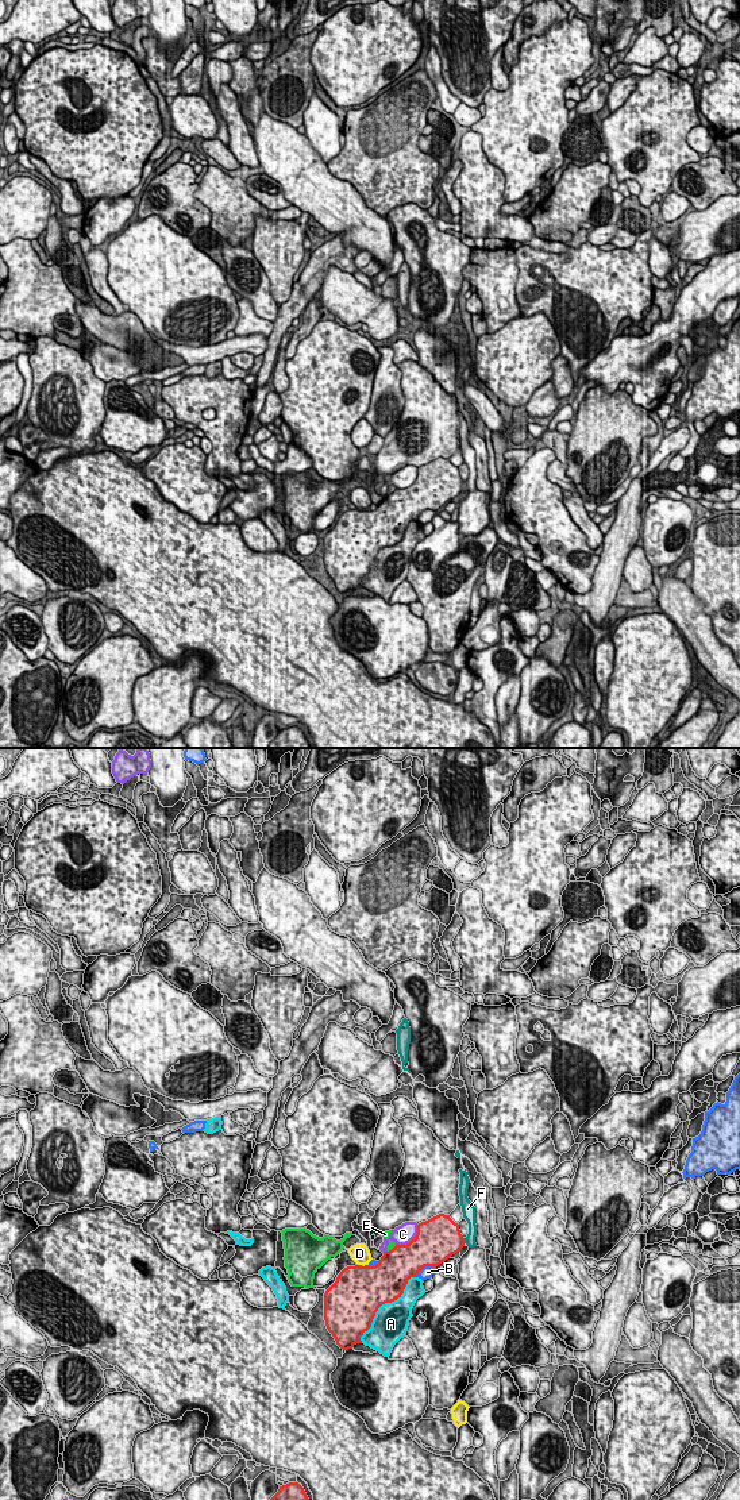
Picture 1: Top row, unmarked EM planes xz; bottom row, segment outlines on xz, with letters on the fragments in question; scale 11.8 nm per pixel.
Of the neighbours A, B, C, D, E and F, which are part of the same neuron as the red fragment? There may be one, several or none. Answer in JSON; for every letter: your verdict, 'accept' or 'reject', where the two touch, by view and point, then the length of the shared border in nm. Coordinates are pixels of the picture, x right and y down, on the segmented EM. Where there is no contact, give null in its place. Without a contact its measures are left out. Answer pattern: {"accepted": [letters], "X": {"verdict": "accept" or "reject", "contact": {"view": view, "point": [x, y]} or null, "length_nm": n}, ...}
{"accepted": [], "A": {"verdict": "reject", "contact": {"view": "xz", "point": [384, 1303]}, "length_nm": 1050}, "B": {"verdict": "reject", "contact": {"view": "xz", "point": [424, 1265]}, "length_nm": 260}, "C": {"verdict": "reject", "contact": {"view": "xz", "point": [412, 1240]}, "length_nm": 360}, "D": {"verdict": "reject", "contact": {"view": "xz", "point": [365, 1265]}, "length_nm": 80}, "E": {"verdict": "reject", "contact": {"view": "xz", "point": [392, 1249]}, "length_nm": 150}, "F": {"verdict": "reject", "contact": {"view": "xz", "point": [463, 1241]}, "length_nm": 70}}

